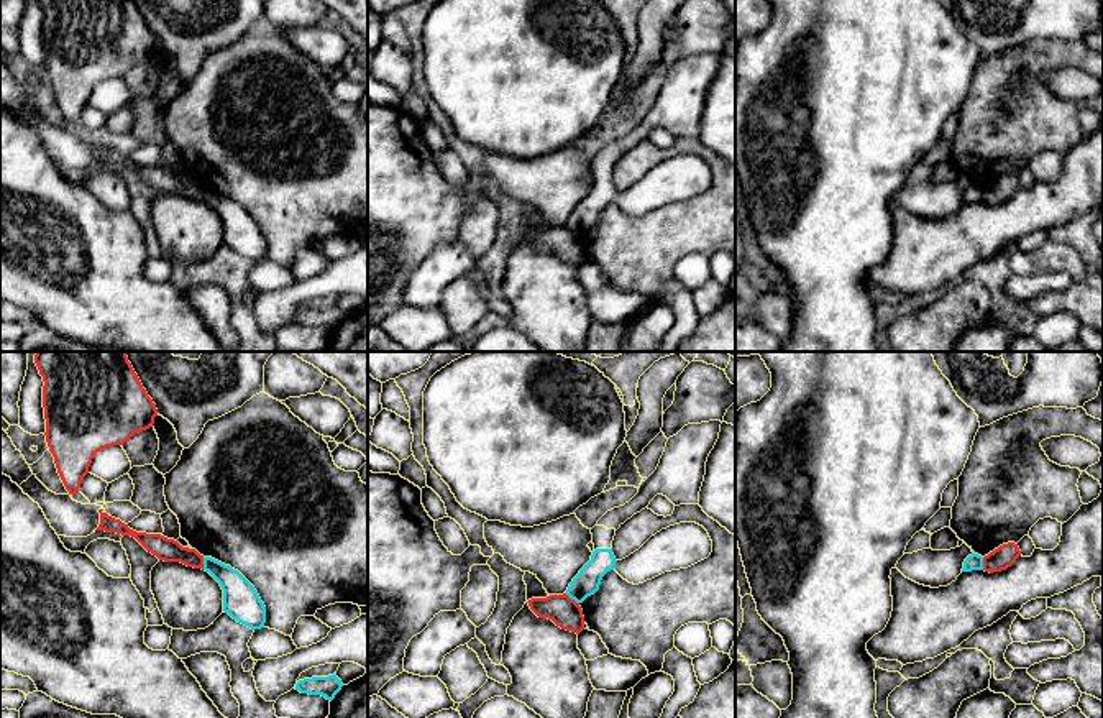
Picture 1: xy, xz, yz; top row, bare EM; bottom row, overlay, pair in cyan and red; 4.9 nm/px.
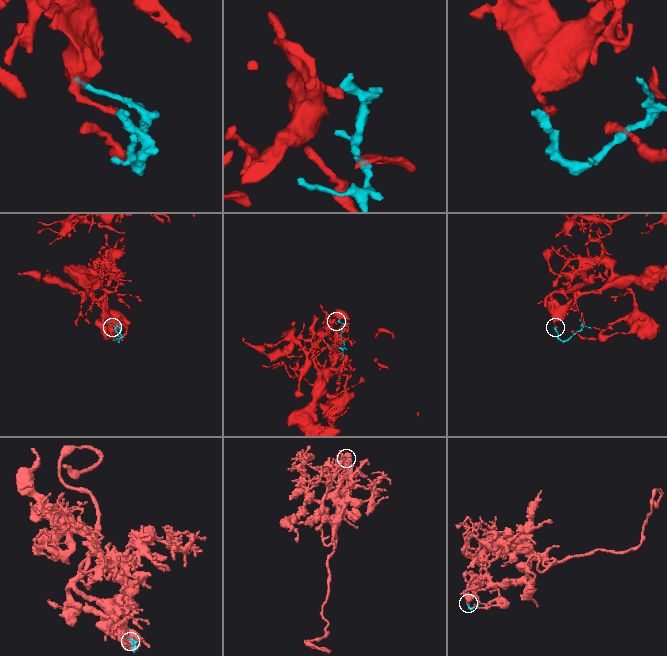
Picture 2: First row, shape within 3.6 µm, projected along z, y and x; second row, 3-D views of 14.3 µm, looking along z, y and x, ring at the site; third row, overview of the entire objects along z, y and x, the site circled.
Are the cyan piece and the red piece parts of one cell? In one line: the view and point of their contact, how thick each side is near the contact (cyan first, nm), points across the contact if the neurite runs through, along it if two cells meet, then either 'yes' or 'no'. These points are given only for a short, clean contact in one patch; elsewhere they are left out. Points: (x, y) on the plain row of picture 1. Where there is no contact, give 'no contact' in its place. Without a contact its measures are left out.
meets cyan in xz at (572, 230); 120 nm thick on the cyan side, 150 nm on the other; border along xz (565, 225), (578, 235); no

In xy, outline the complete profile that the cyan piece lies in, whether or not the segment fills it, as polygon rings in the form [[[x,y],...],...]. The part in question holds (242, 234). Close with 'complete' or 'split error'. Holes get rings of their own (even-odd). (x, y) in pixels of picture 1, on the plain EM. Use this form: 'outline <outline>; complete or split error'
outline [[[204,189],[204,202],[220,215],[225,245],[251,261],[264,260],[266,238],[254,219],[238,202],[212,189]]]; complete

